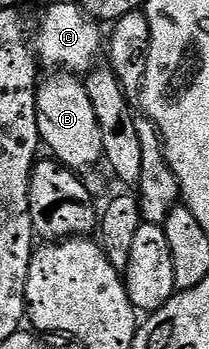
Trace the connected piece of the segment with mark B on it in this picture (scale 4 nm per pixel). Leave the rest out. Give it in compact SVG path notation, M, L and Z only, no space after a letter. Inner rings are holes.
M51 73L47 80L38 84L35 92L35 108L37 109L37 129L42 146L47 147L52 156L64 167L76 173L83 173L86 167L103 159L101 145L101 129L97 125L97 117L93 113L93 105L89 102L89 93L82 82L79 83L74 74Z

